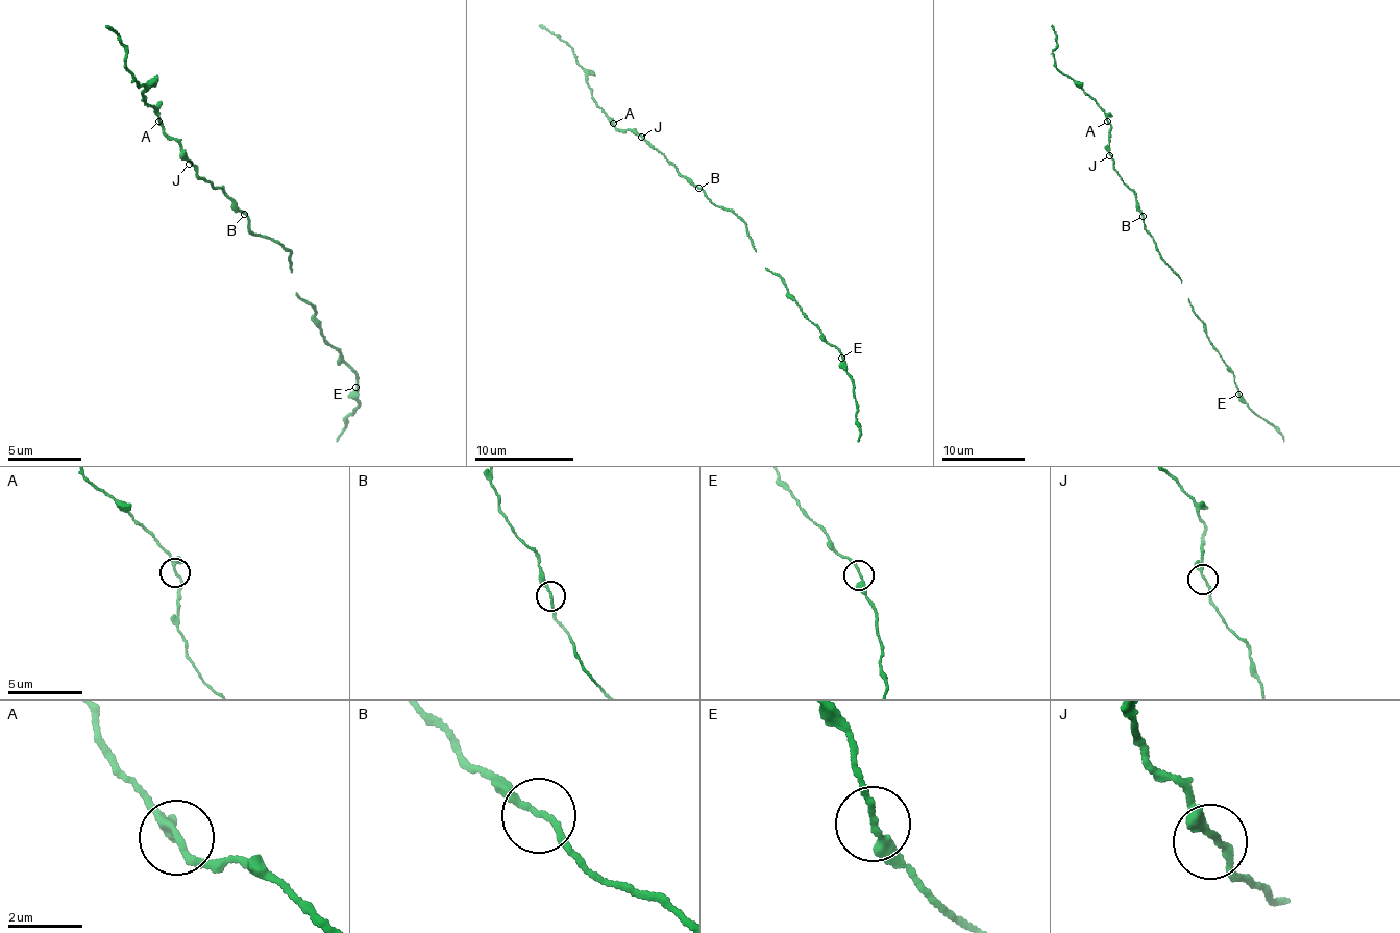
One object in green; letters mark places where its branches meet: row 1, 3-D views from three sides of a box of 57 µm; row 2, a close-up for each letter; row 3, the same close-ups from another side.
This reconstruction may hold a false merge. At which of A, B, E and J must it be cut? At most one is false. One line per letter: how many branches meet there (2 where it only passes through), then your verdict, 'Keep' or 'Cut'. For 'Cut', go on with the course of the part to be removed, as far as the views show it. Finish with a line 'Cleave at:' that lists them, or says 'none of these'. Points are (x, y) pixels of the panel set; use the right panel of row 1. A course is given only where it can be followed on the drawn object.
A: Branches: 3. Keep
B: Branches: 2. Keep
E: Branches: 2. Keep
J: Branches: 2. Keep
Cleave at: none of these

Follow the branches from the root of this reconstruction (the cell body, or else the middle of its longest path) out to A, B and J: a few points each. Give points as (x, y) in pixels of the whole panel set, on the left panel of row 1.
A: (266, 239), (250, 230), (247, 214), (237, 207), (237, 201), (199, 177), (199, 167), (160, 121)
B: (266, 239), (250, 230), (244, 214)
J: (266, 239), (250, 230), (247, 214), (237, 207), (237, 201), (194, 172), (194, 166), (189, 164)

